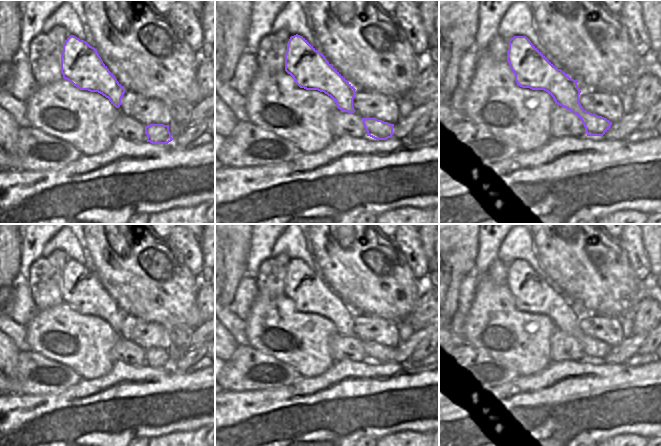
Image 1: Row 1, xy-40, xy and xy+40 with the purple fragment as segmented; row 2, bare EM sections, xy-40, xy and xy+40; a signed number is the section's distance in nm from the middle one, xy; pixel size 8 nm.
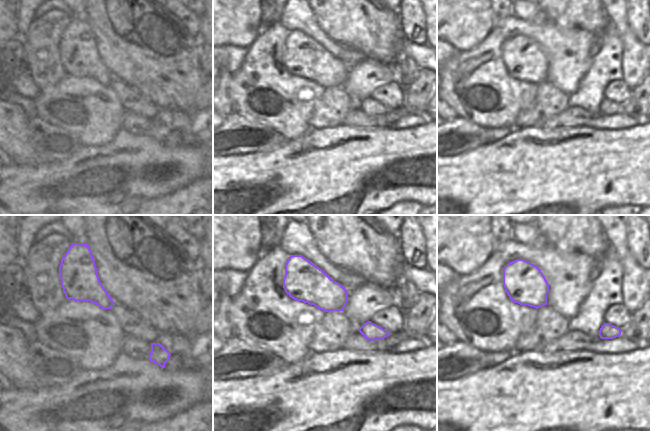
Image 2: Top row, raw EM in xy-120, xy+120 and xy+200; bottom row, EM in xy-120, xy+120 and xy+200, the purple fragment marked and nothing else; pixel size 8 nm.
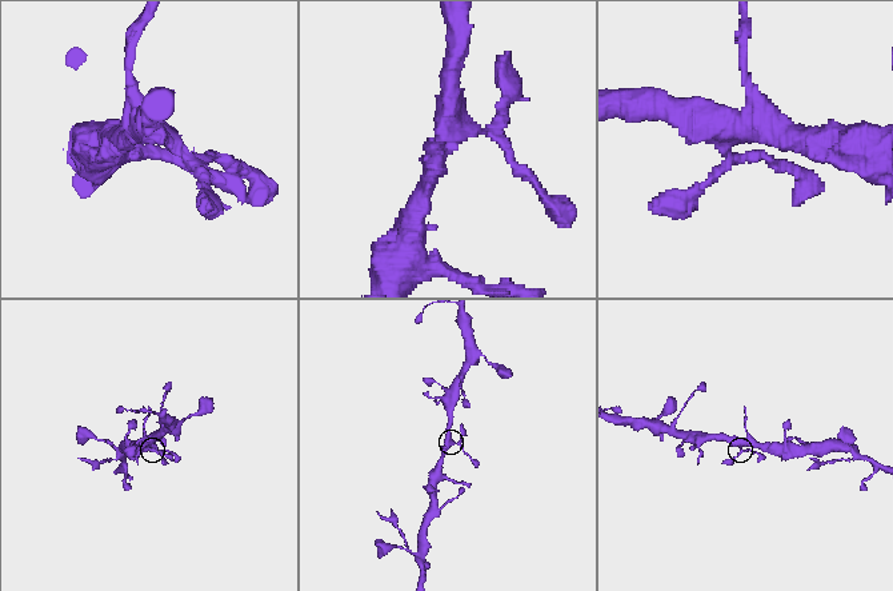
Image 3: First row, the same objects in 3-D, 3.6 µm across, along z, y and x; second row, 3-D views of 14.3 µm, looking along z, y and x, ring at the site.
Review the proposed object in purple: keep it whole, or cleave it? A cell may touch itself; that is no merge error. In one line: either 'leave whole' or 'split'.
leave whole

